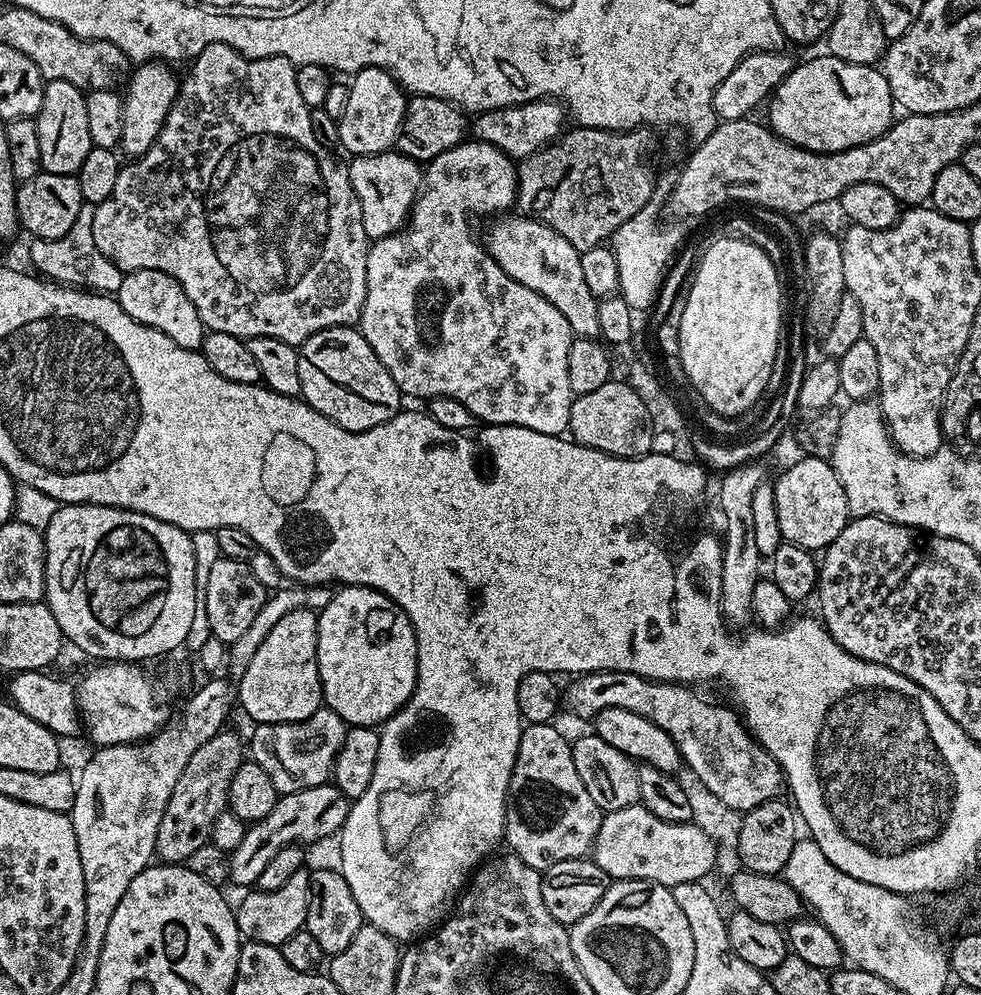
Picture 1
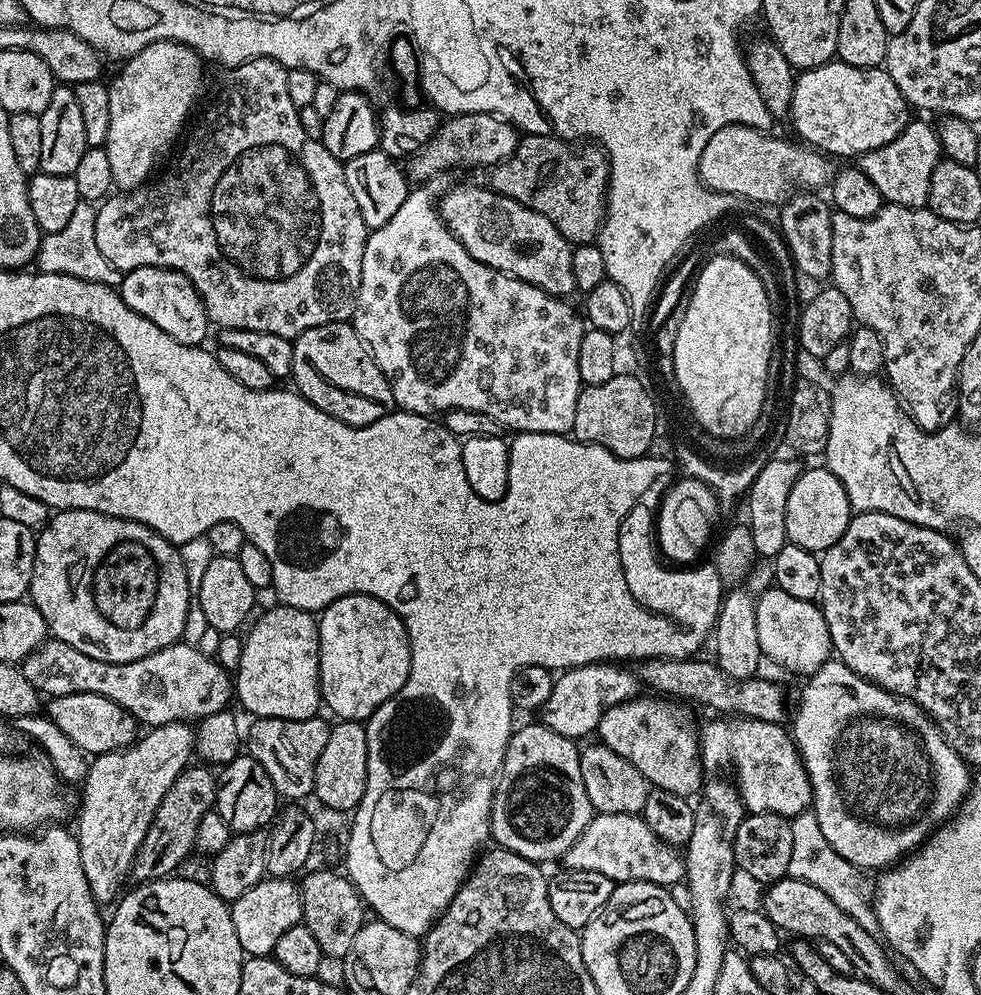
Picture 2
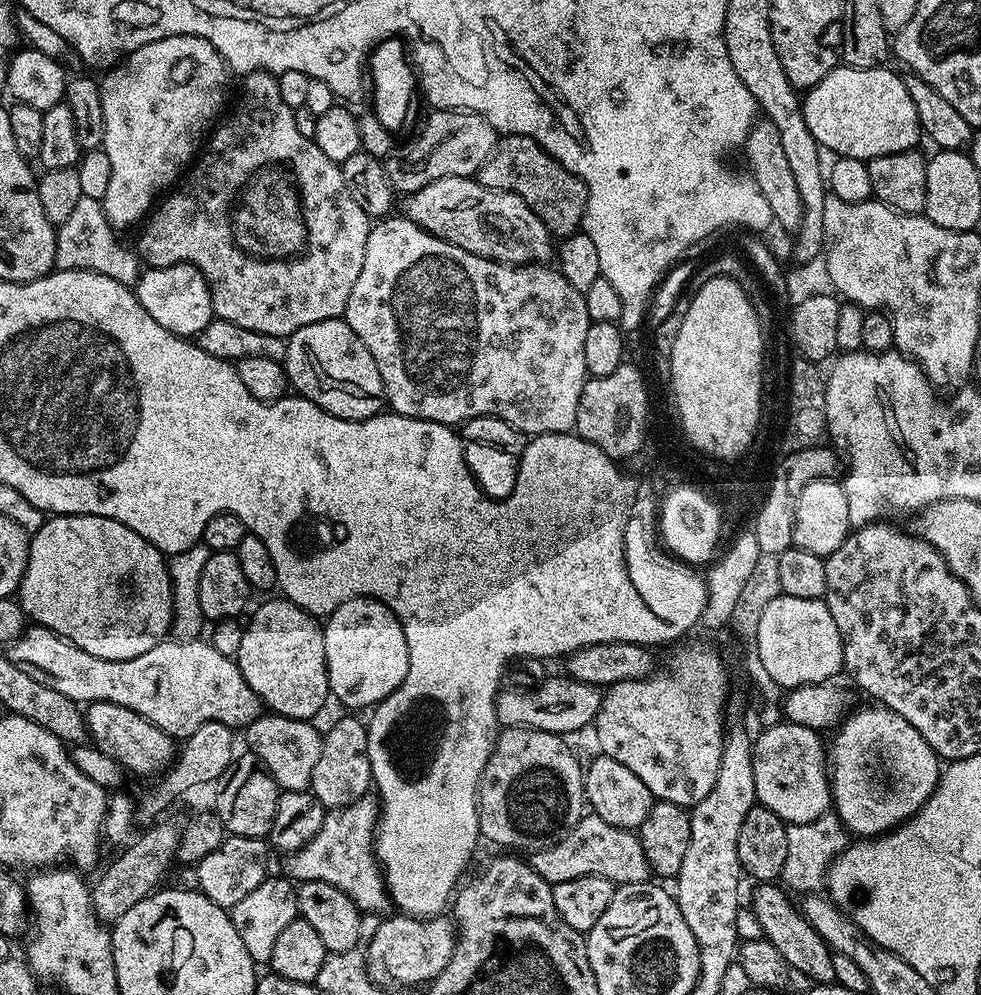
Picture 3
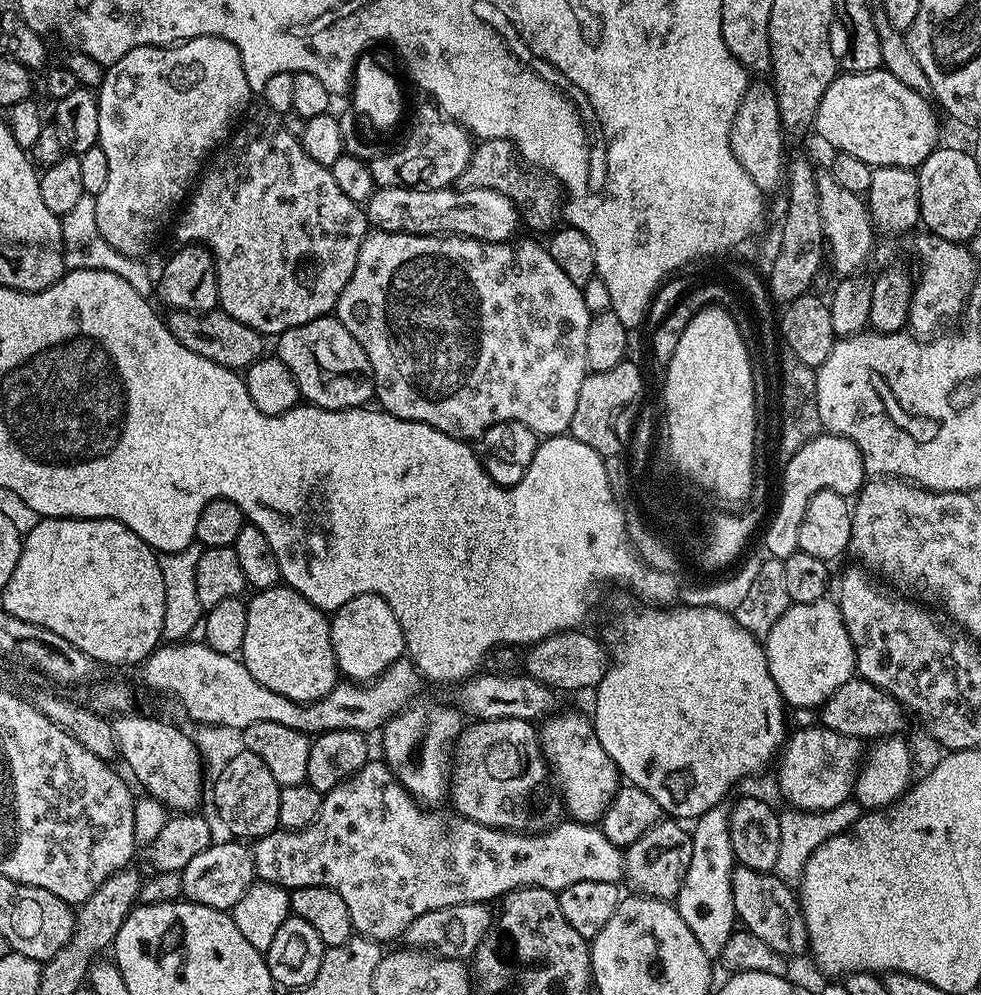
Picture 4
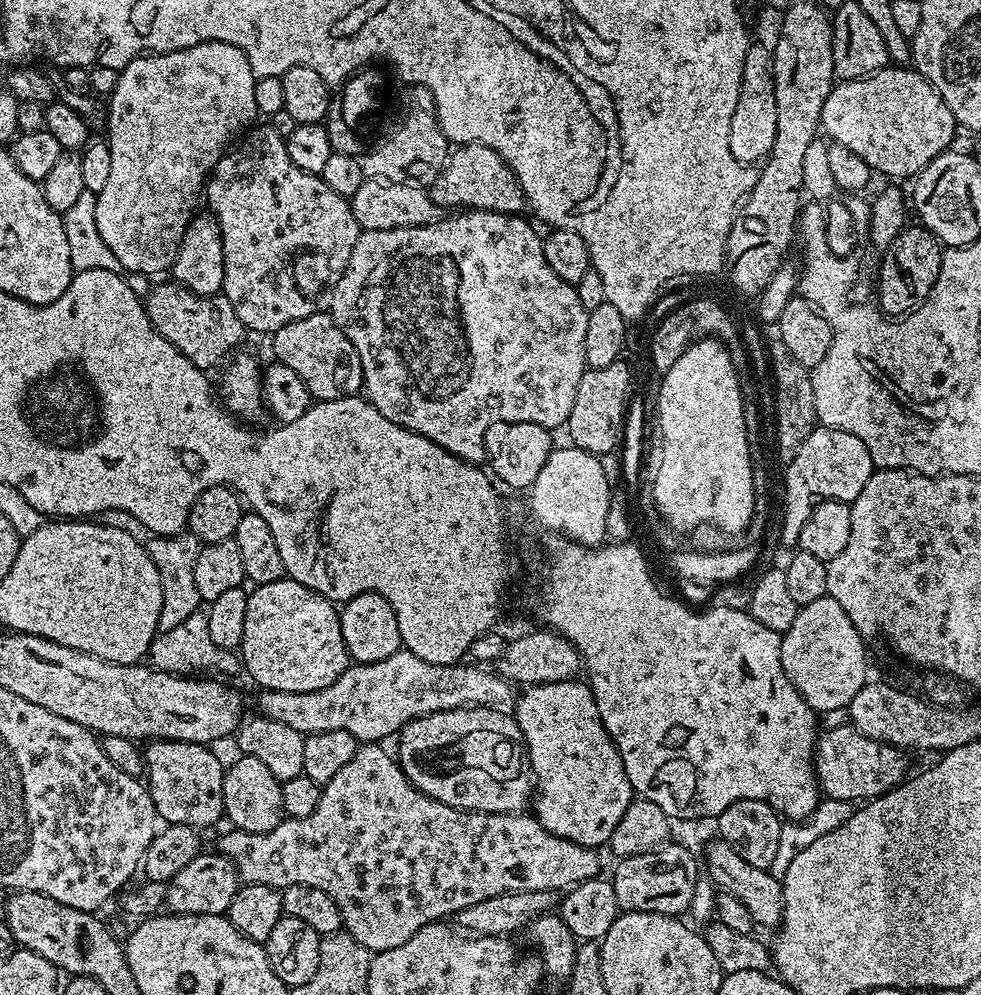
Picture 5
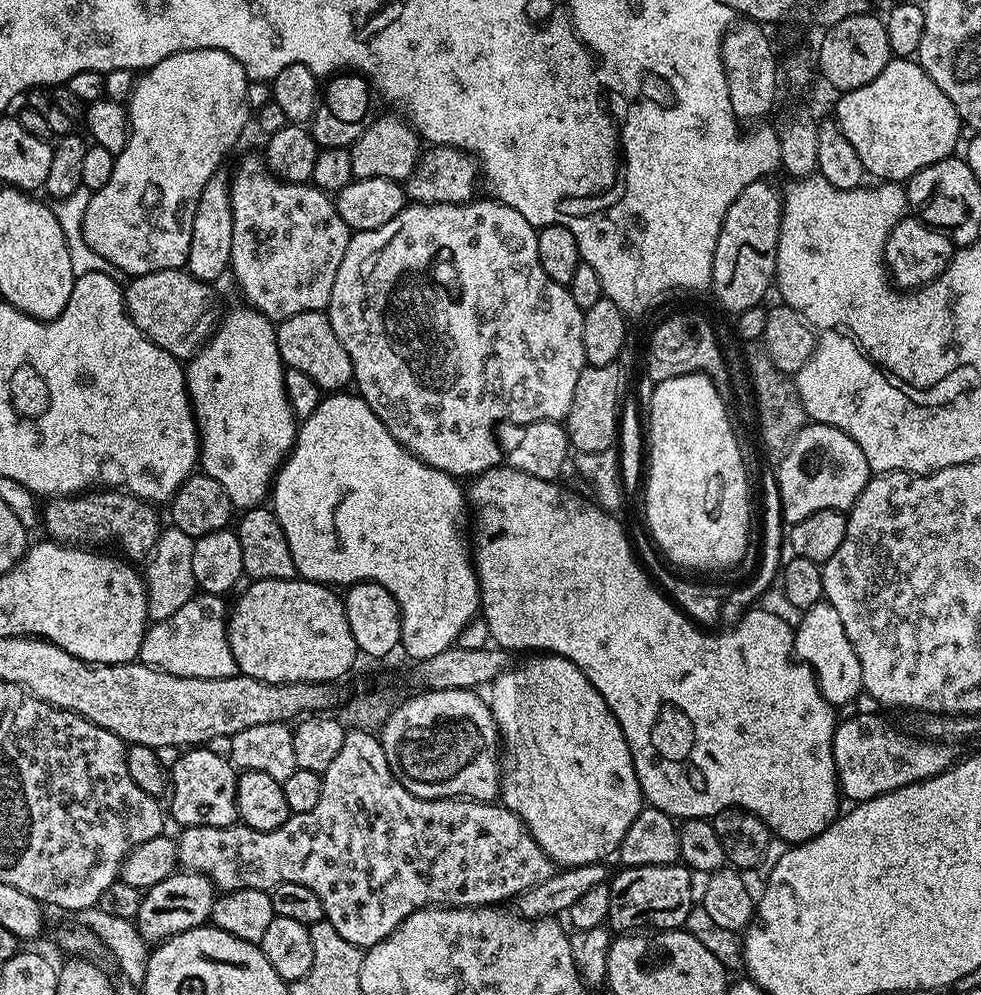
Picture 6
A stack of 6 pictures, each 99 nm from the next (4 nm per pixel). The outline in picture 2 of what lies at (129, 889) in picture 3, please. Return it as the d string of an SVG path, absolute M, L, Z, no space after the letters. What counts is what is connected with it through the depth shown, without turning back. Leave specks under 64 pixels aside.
M189 766L166 790L166 798L158 806L154 814L154 822L150 822L150 830L146 830L146 838L142 838L142 846L132 863L131 879L136 882L165 879L176 871L178 862L193 855L196 843L194 834L198 834L198 822L202 822L202 814L213 811L216 803L217 777L208 766L195 768Z

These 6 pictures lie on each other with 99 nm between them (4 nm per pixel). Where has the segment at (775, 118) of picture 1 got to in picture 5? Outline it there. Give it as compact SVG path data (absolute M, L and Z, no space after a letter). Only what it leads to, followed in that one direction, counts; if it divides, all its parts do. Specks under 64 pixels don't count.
M885 66L873 76L837 83L826 98L826 106L822 106L820 123L823 135L831 143L846 146L846 150L858 154L858 158L862 158L862 162L866 162L873 173L909 178L919 174L931 160L949 151L953 147L952 139L958 133L954 114L950 114L950 106L942 102L930 81L908 66Z

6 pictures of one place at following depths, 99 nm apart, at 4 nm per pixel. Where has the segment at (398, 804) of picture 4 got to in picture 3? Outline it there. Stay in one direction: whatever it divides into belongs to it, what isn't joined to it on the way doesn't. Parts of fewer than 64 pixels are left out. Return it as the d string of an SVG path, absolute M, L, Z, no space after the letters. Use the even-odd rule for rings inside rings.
M372 794L362 796L341 808L327 809L318 834L314 834L314 838L310 838L310 842L306 842L306 846L302 846L297 852L287 853L283 857L283 871L296 882L317 880L338 886L338 890L349 896L361 913L387 913L390 897L374 851L376 821L379 818L380 806L377 797ZM591 814L581 816L580 821L554 846L533 851L530 863L532 869L551 885L583 876L606 878L617 886L643 884L650 876L639 835L627 828L610 826L610 822L602 822L602 818Z

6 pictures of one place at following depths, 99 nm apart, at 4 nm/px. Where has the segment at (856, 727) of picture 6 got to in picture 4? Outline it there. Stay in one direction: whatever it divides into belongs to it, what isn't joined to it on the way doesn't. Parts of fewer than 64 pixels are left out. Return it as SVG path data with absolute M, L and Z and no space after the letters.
M823 726L815 727L800 728L797 732L795 729L785 739L775 765L781 794L789 800L787 803L791 807L803 808L806 812L830 810L846 802L853 795L856 773L862 763L861 741Z

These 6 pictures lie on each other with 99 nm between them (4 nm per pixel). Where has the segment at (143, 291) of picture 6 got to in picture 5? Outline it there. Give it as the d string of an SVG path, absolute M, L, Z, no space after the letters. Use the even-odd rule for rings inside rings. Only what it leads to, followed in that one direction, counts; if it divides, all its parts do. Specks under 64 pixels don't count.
M175 282L151 285L144 300L144 309L158 334L170 342L194 366L205 370L212 370L216 363L219 365L227 352L235 353L244 340L246 329L243 322L234 314L234 306L230 306L223 294L215 296L199 296ZM221 359L221 360L220 360ZM220 360L220 361L219 361Z

